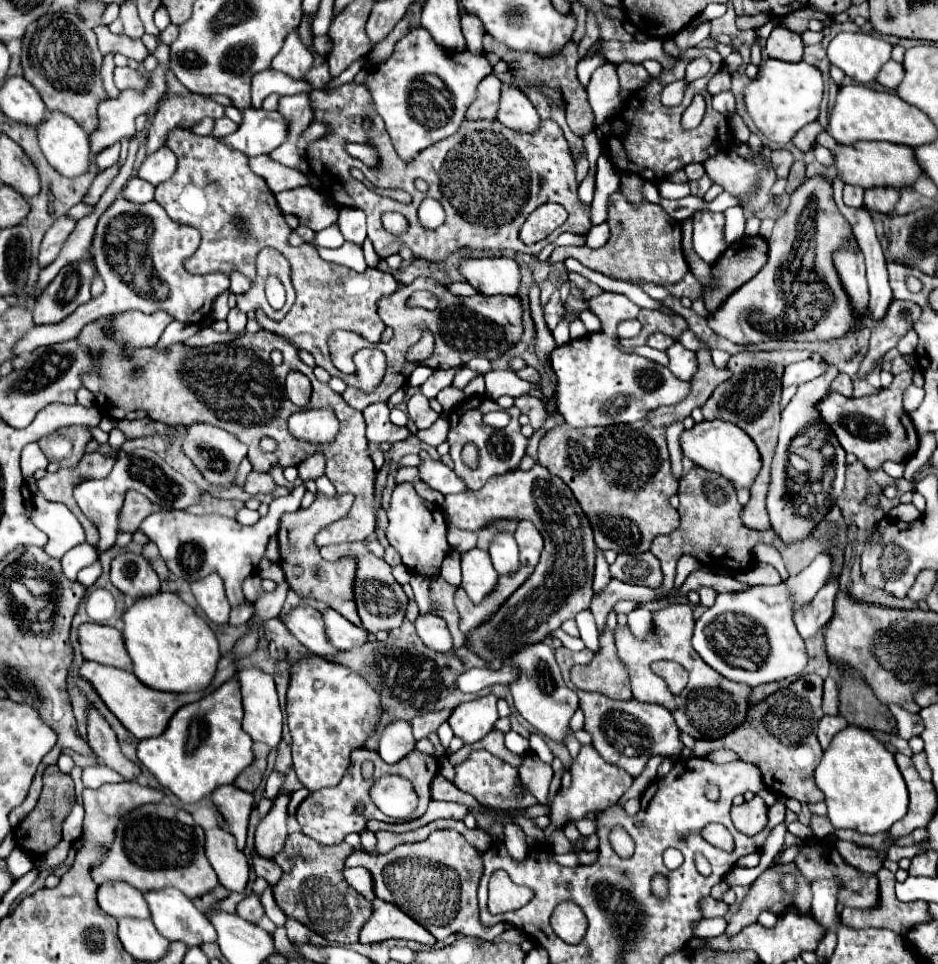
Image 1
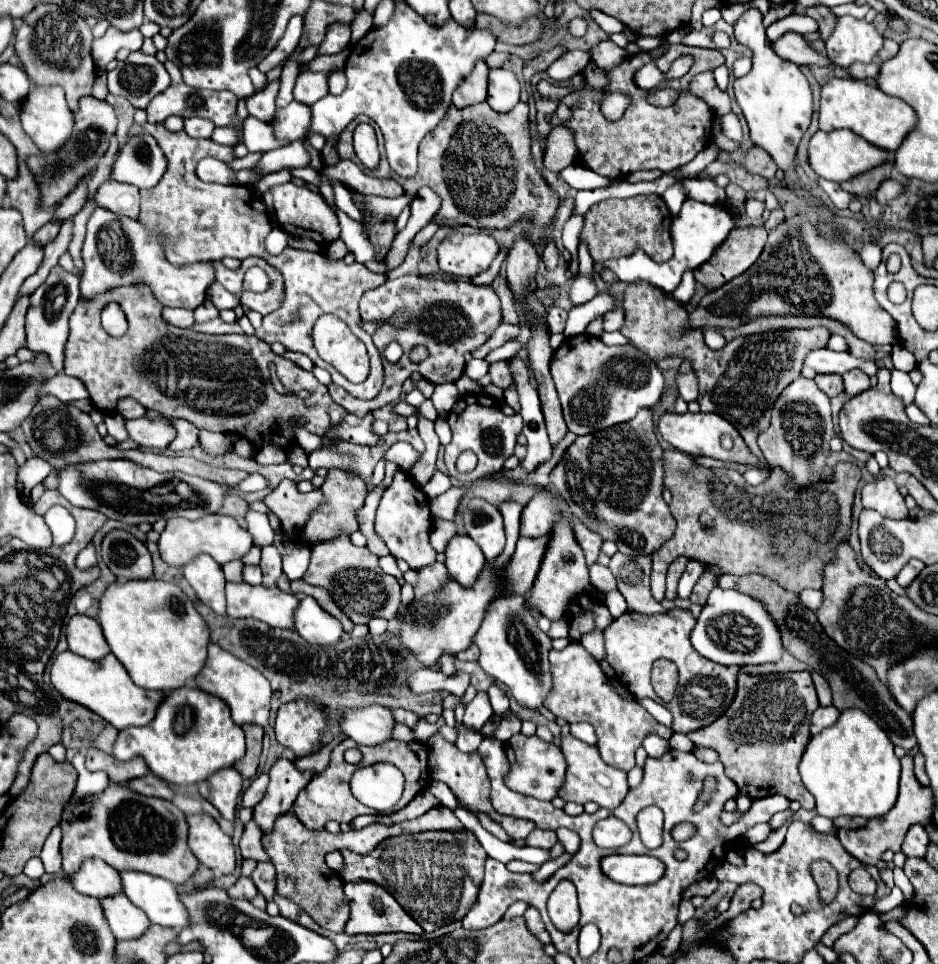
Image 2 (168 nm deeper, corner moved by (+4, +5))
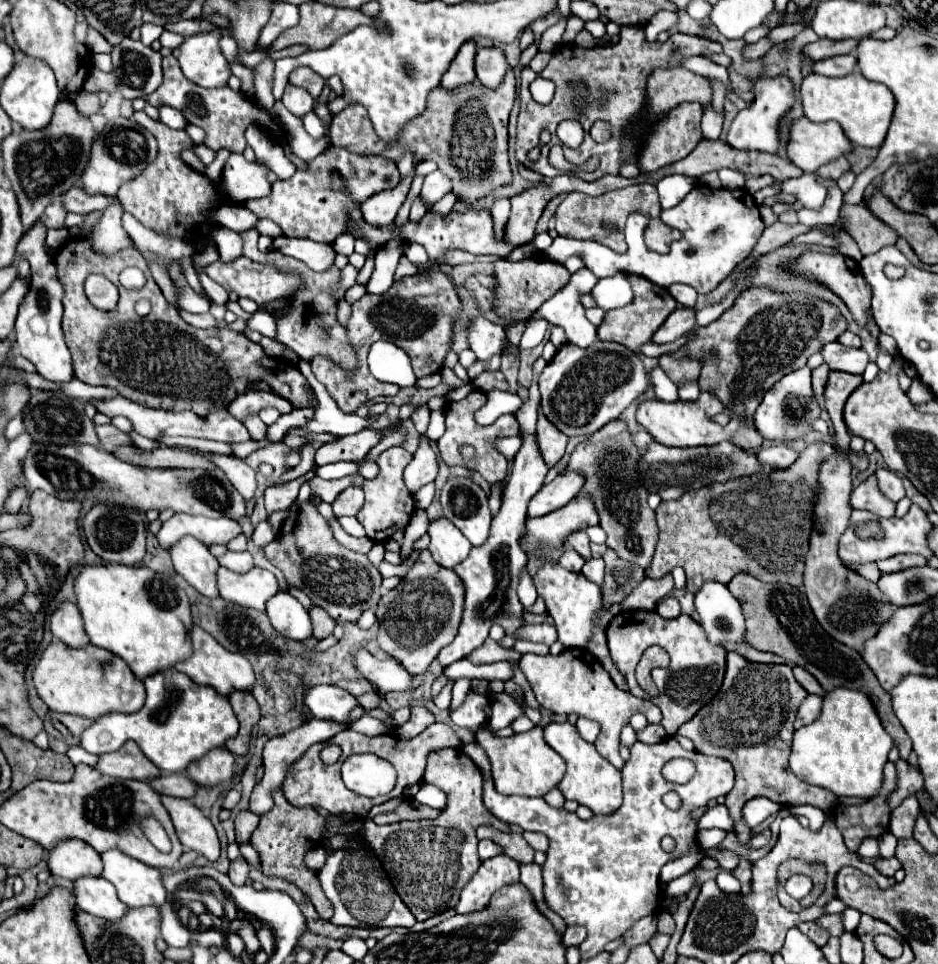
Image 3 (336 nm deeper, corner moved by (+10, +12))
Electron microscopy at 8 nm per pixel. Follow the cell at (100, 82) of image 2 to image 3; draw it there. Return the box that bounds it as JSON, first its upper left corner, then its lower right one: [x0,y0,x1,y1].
[75,93,99,117]

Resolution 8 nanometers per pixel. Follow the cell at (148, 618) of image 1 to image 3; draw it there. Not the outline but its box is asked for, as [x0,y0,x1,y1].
[73,561,191,679]

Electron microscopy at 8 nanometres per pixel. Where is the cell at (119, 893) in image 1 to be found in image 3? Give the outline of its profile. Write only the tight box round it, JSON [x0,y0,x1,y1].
[47,839,99,881]

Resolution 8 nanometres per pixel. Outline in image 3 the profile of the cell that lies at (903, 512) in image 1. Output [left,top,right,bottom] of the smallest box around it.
[849,475,895,517]

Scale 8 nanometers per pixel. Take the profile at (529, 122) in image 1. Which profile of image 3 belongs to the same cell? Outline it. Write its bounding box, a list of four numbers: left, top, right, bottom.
[475,47,507,87]

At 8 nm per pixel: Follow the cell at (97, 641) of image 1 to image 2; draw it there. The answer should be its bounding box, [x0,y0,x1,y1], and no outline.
[67,614,111,660]

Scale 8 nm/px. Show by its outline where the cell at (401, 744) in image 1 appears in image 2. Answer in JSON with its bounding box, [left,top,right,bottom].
[341,708,395,746]

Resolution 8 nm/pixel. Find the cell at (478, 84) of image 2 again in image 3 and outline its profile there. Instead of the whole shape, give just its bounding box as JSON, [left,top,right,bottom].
[441,41,475,89]

